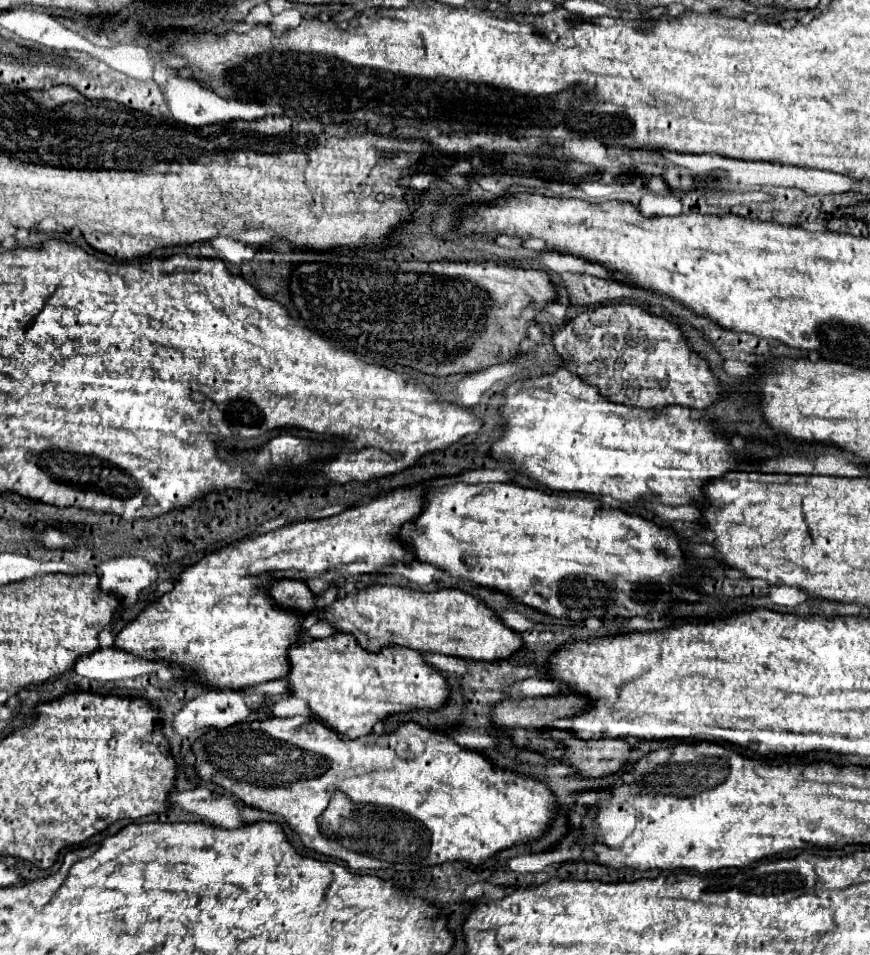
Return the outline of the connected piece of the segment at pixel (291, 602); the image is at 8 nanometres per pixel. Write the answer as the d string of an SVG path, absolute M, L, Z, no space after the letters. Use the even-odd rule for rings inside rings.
M280 580L272 584L272 598L284 606L300 608L302 612L316 612L316 600L306 584L298 580Z

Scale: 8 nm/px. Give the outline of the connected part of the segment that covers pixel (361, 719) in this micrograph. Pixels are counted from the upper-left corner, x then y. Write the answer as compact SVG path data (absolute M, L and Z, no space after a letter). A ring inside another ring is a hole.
M338 634L334 638L324 640L312 640L298 644L290 650L290 686L292 696L304 698L310 704L310 710L316 714L318 720L322 720L332 730L348 736L348 738L360 738L374 730L376 722L384 722L388 716L406 714L412 710L430 710L436 712L450 700L450 690L446 676L432 668L424 656L410 648L384 648L378 654L366 652L352 634Z

